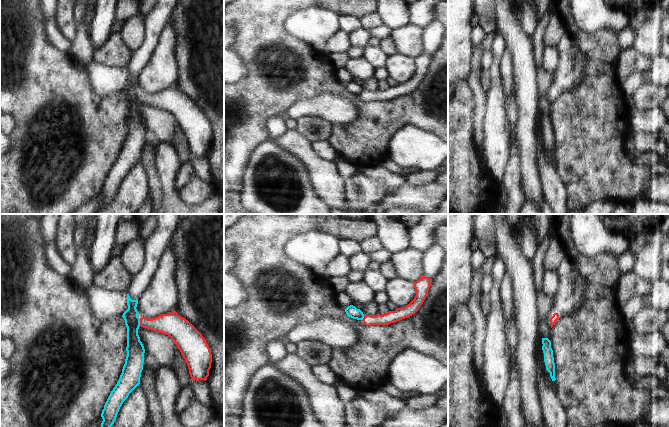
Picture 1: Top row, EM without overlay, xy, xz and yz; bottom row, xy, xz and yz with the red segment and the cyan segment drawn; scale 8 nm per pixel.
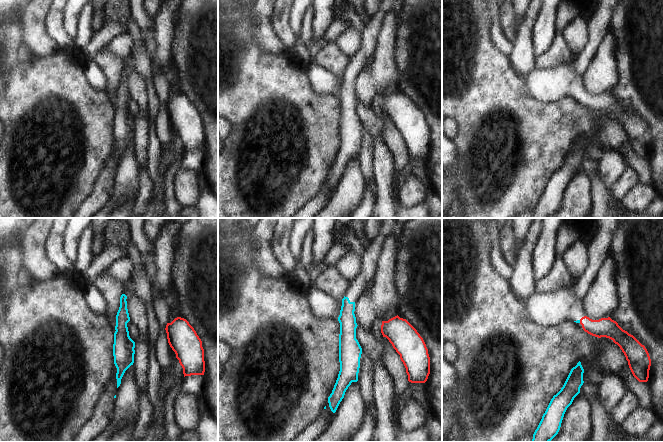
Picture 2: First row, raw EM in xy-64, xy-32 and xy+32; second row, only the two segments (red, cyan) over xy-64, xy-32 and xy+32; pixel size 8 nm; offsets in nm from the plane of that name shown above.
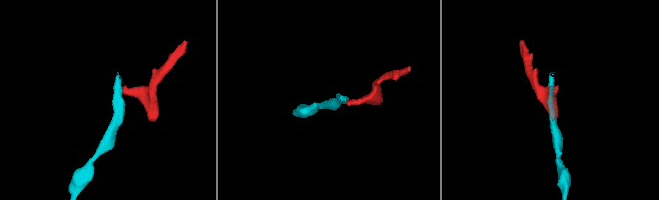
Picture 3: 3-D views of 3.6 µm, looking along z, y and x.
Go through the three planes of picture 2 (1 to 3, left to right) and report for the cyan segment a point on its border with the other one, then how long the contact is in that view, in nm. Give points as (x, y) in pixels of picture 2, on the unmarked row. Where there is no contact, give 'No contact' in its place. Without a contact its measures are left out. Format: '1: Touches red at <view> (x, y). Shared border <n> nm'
1: No contact
2: No contact
3: Touches red at xy+32 (580, 97). Shared border 30 nm

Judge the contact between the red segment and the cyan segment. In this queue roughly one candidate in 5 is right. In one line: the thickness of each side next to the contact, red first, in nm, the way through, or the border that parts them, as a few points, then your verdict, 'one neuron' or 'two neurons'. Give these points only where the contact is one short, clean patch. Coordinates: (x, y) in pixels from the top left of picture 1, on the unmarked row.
180 nm thick on the red side, 140 nm on the other; border along xy (139, 94), (140, 101); two neurons

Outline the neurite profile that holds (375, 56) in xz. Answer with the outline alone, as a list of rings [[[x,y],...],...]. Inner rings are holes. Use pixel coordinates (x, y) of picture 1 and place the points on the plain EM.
[[[365,46],[362,57],[374,68],[384,67],[388,56],[380,47]]]

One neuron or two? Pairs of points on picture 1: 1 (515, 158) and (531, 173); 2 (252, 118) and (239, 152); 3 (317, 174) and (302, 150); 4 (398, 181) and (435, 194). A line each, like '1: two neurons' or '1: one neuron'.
1: two neurons
2: one neuron
3: one neuron
4: two neurons

